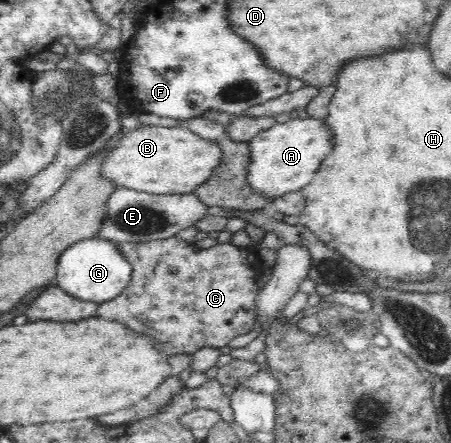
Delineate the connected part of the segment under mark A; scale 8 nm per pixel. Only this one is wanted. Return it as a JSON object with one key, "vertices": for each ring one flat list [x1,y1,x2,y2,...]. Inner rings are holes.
{"vertices":[[316,118,291,119,289,122,276,123,252,138,247,143,250,147,247,166,247,183,250,188,266,198,275,199,308,186,321,162,334,150,334,137,325,122]]}

